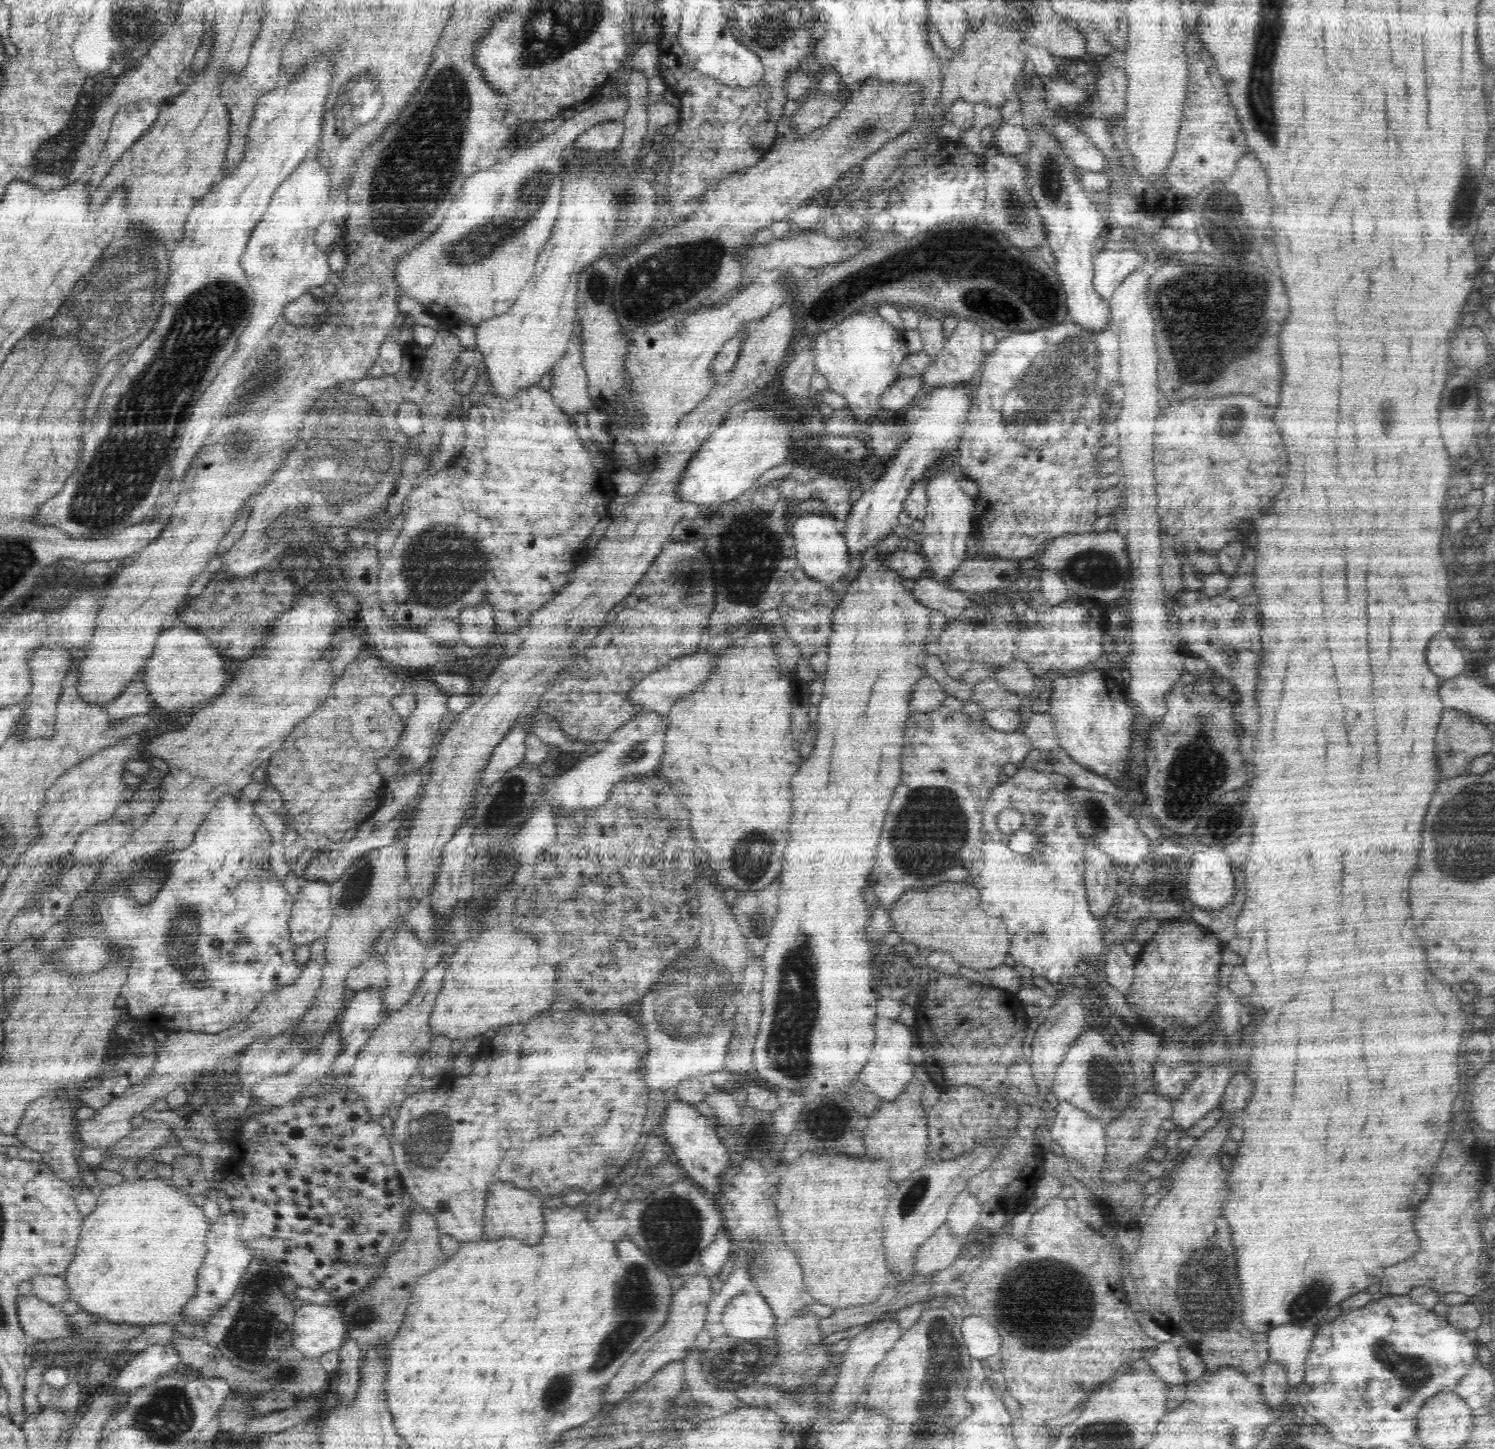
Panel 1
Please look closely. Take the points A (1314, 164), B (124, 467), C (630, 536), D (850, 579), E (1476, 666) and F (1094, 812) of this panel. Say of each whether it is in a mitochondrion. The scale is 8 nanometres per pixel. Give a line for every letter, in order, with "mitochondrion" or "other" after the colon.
A: other
B: mitochondrion
C: other
D: other
E: other
F: mitochondrion

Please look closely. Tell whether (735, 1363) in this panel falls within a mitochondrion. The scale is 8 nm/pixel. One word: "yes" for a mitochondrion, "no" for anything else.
yes

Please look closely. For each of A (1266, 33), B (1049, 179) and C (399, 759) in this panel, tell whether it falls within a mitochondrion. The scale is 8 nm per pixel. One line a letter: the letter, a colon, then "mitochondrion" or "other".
A: mitochondrion
B: mitochondrion
C: mitochondrion

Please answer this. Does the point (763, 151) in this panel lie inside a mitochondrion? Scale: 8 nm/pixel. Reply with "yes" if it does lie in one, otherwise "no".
no

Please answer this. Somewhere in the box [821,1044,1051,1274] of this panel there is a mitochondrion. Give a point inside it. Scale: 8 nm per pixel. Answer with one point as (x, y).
(911, 1199)

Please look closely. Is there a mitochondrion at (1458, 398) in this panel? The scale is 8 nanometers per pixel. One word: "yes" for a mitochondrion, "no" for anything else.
yes

